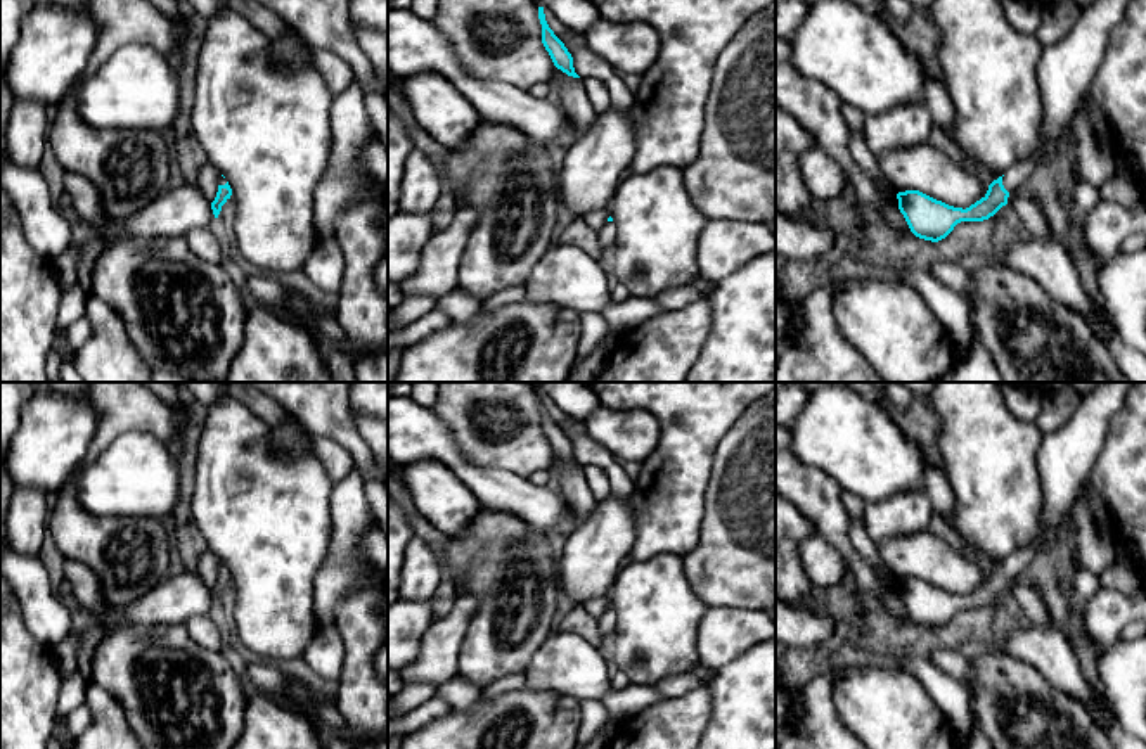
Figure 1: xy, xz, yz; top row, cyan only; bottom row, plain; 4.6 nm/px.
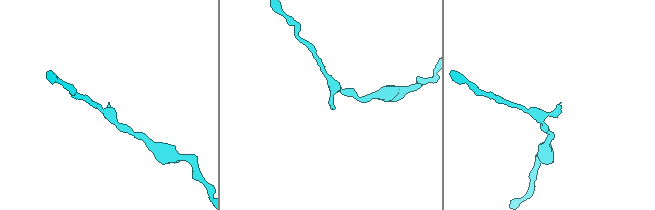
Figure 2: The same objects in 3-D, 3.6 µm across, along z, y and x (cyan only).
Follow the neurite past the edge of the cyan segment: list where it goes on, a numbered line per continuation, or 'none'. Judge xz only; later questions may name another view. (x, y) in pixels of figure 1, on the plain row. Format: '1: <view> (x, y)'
1: xz (608, 620)

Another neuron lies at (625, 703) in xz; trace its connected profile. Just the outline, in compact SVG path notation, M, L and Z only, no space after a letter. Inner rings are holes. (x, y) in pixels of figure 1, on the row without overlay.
M630 683L620 690L611 688L601 702L615 721L625 721L663 699L654 687Z

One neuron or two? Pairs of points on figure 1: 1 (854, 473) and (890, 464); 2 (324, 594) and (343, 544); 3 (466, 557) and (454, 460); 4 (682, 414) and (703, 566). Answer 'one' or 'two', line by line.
1: one
2: one
3: two
4: two

